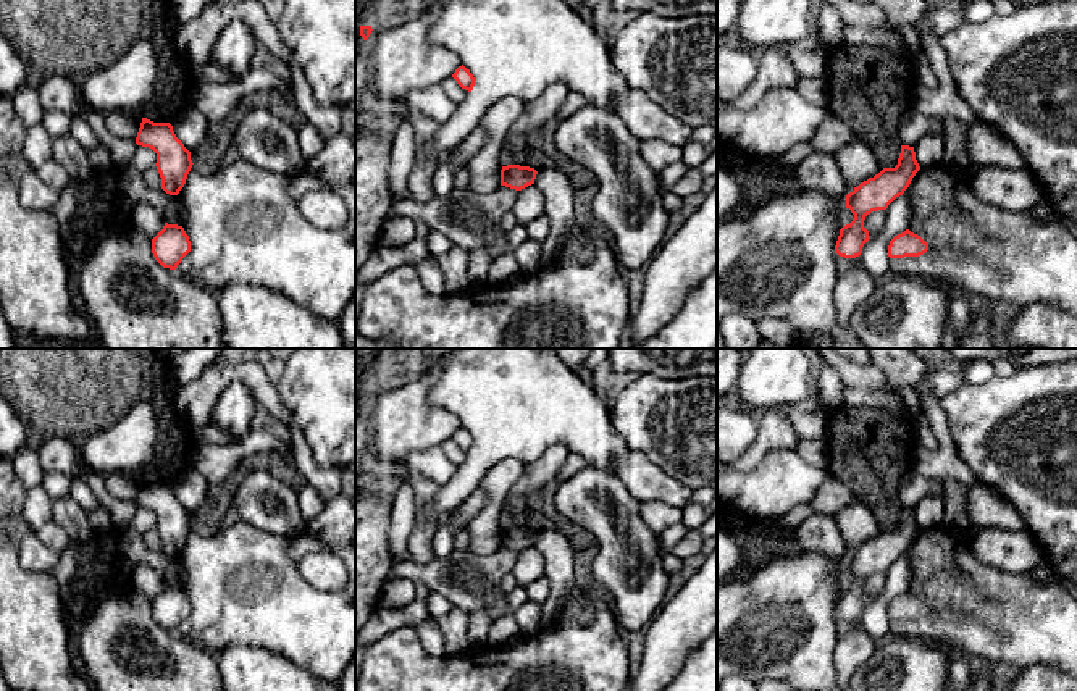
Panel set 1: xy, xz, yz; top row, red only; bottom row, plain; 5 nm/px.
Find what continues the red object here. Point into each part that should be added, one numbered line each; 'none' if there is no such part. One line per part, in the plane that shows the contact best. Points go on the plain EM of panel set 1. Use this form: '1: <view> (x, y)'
none

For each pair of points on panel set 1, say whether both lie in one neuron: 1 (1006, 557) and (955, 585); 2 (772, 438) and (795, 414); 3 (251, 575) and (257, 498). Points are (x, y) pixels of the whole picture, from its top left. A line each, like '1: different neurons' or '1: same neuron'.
1: different neurons
2: different neurons
3: different neurons

